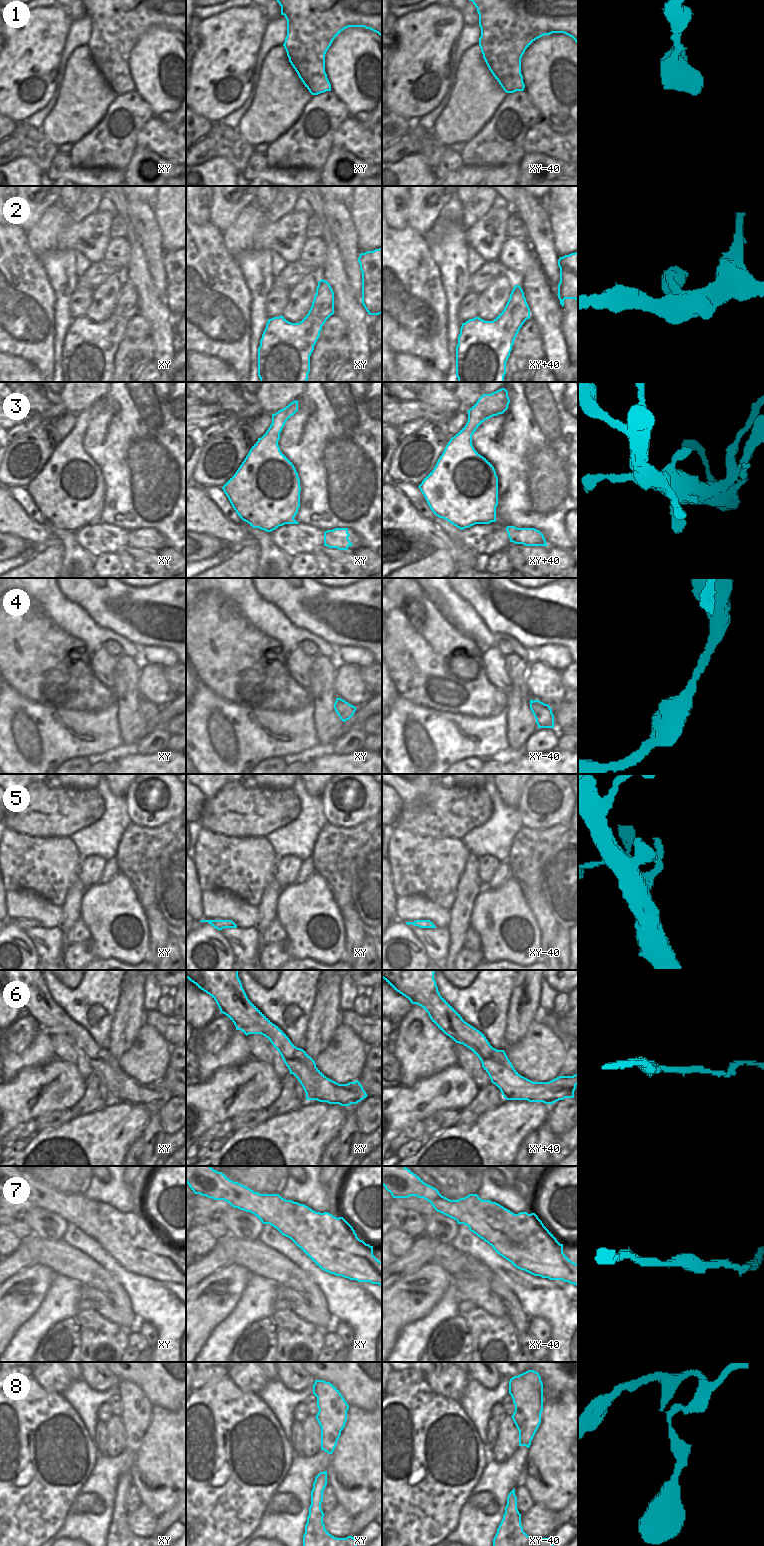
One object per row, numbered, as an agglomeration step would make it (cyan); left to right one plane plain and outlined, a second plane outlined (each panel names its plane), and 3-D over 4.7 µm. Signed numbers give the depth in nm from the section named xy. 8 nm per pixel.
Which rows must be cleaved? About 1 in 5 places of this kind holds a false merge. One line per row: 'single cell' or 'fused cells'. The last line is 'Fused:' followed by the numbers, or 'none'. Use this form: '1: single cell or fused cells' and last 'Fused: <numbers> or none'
1: single cell
2: single cell
3: single cell
4: single cell
5: single cell
6: single cell
7: single cell
8: single cell
Fused: none

